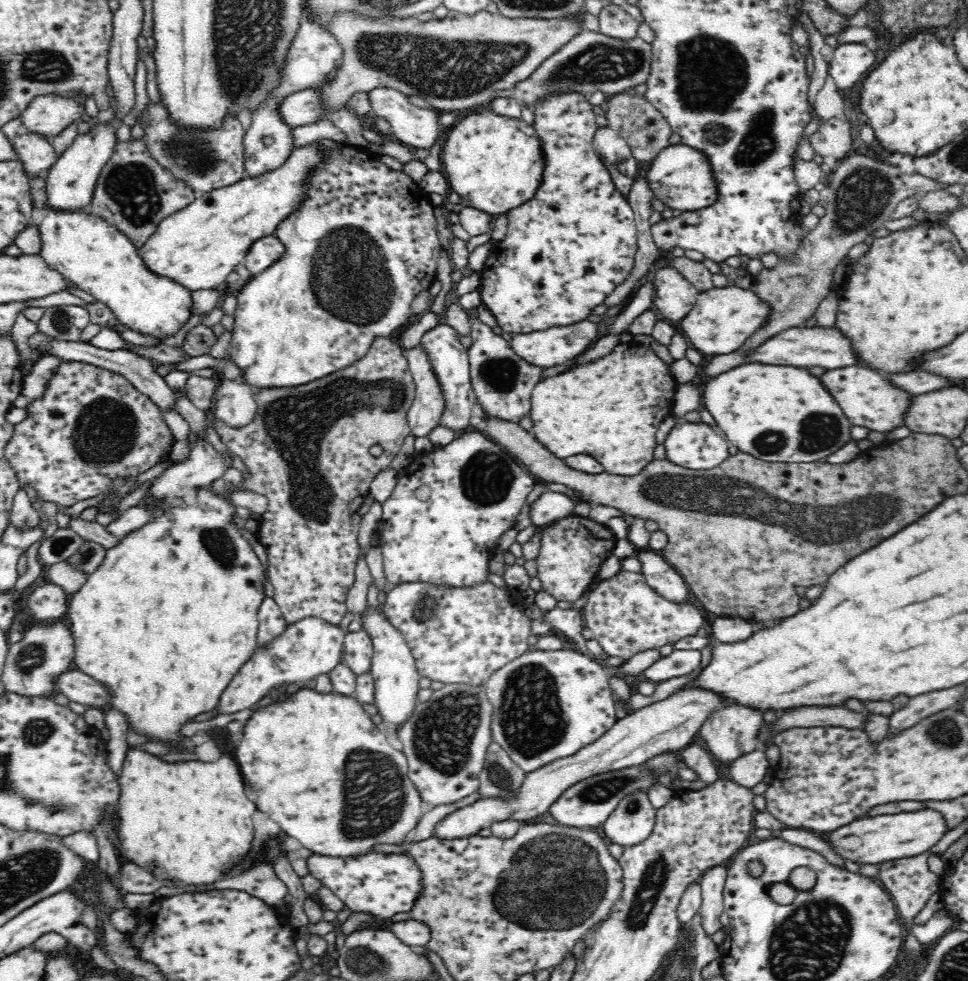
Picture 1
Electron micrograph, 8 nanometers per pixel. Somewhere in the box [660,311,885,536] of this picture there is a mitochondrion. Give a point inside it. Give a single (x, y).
(819, 432)

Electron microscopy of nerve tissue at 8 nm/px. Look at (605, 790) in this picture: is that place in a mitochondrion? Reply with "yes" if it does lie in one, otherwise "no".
yes

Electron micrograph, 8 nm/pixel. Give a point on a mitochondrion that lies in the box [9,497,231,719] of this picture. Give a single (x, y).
(32, 656)

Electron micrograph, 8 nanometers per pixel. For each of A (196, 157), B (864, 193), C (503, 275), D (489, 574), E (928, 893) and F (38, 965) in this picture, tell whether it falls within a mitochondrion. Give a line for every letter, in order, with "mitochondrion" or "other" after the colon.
A: mitochondrion
B: mitochondrion
C: other
D: other
E: other
F: other

